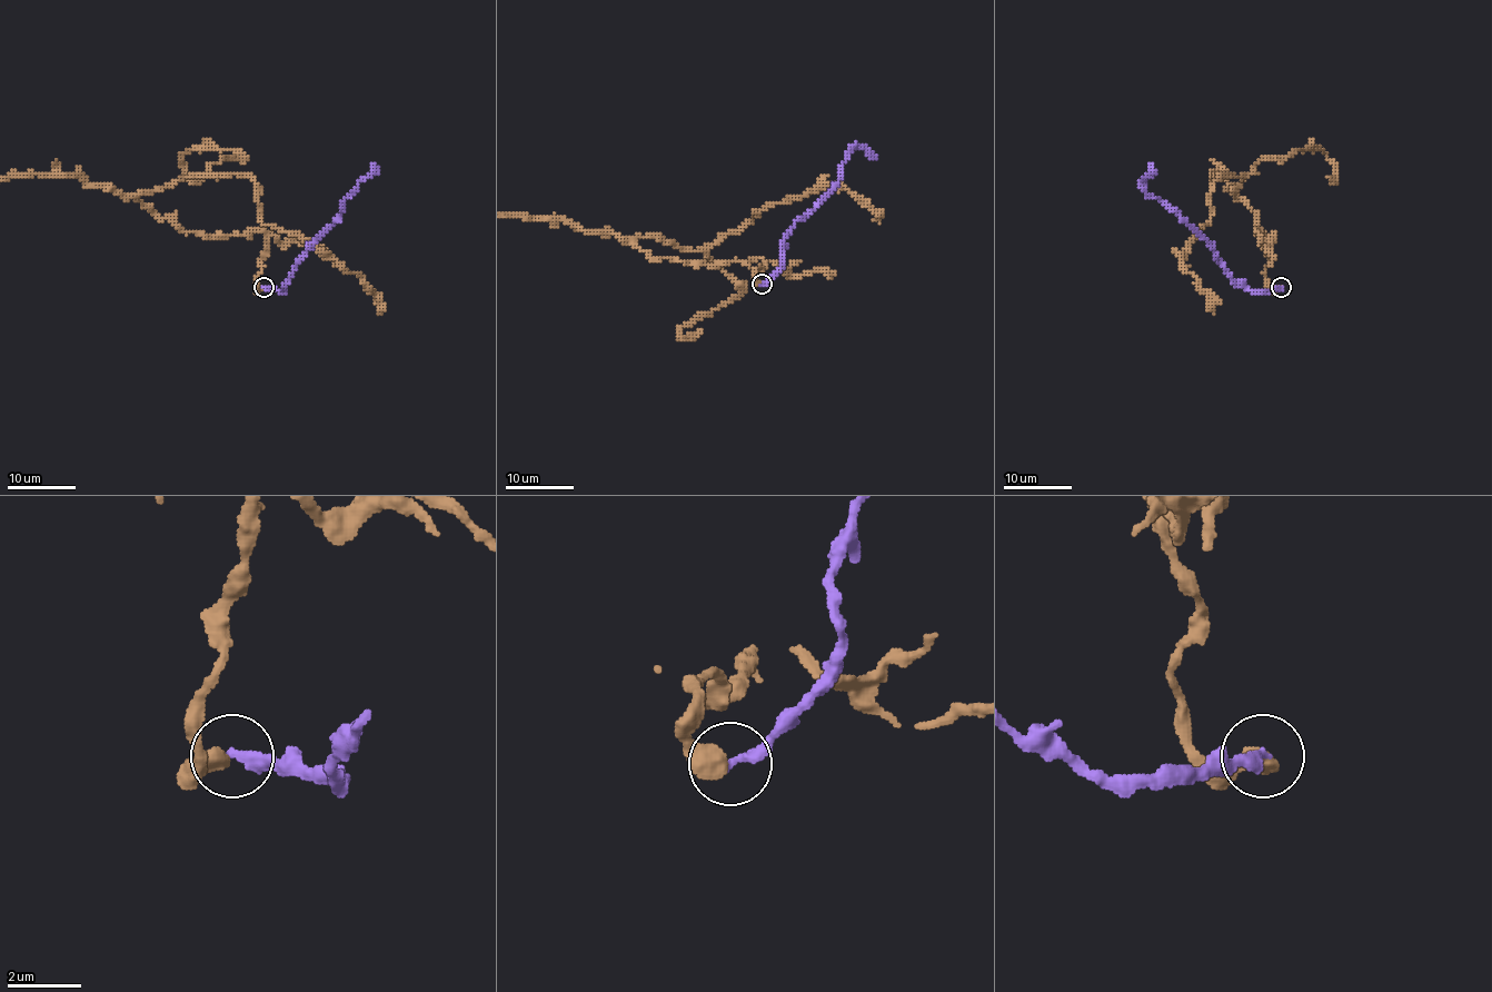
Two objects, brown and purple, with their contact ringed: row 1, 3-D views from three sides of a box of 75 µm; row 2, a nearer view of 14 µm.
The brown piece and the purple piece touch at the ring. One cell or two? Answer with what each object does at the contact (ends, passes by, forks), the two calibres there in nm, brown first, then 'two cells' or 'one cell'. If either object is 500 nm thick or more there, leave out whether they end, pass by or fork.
550/320 nm | two cells

